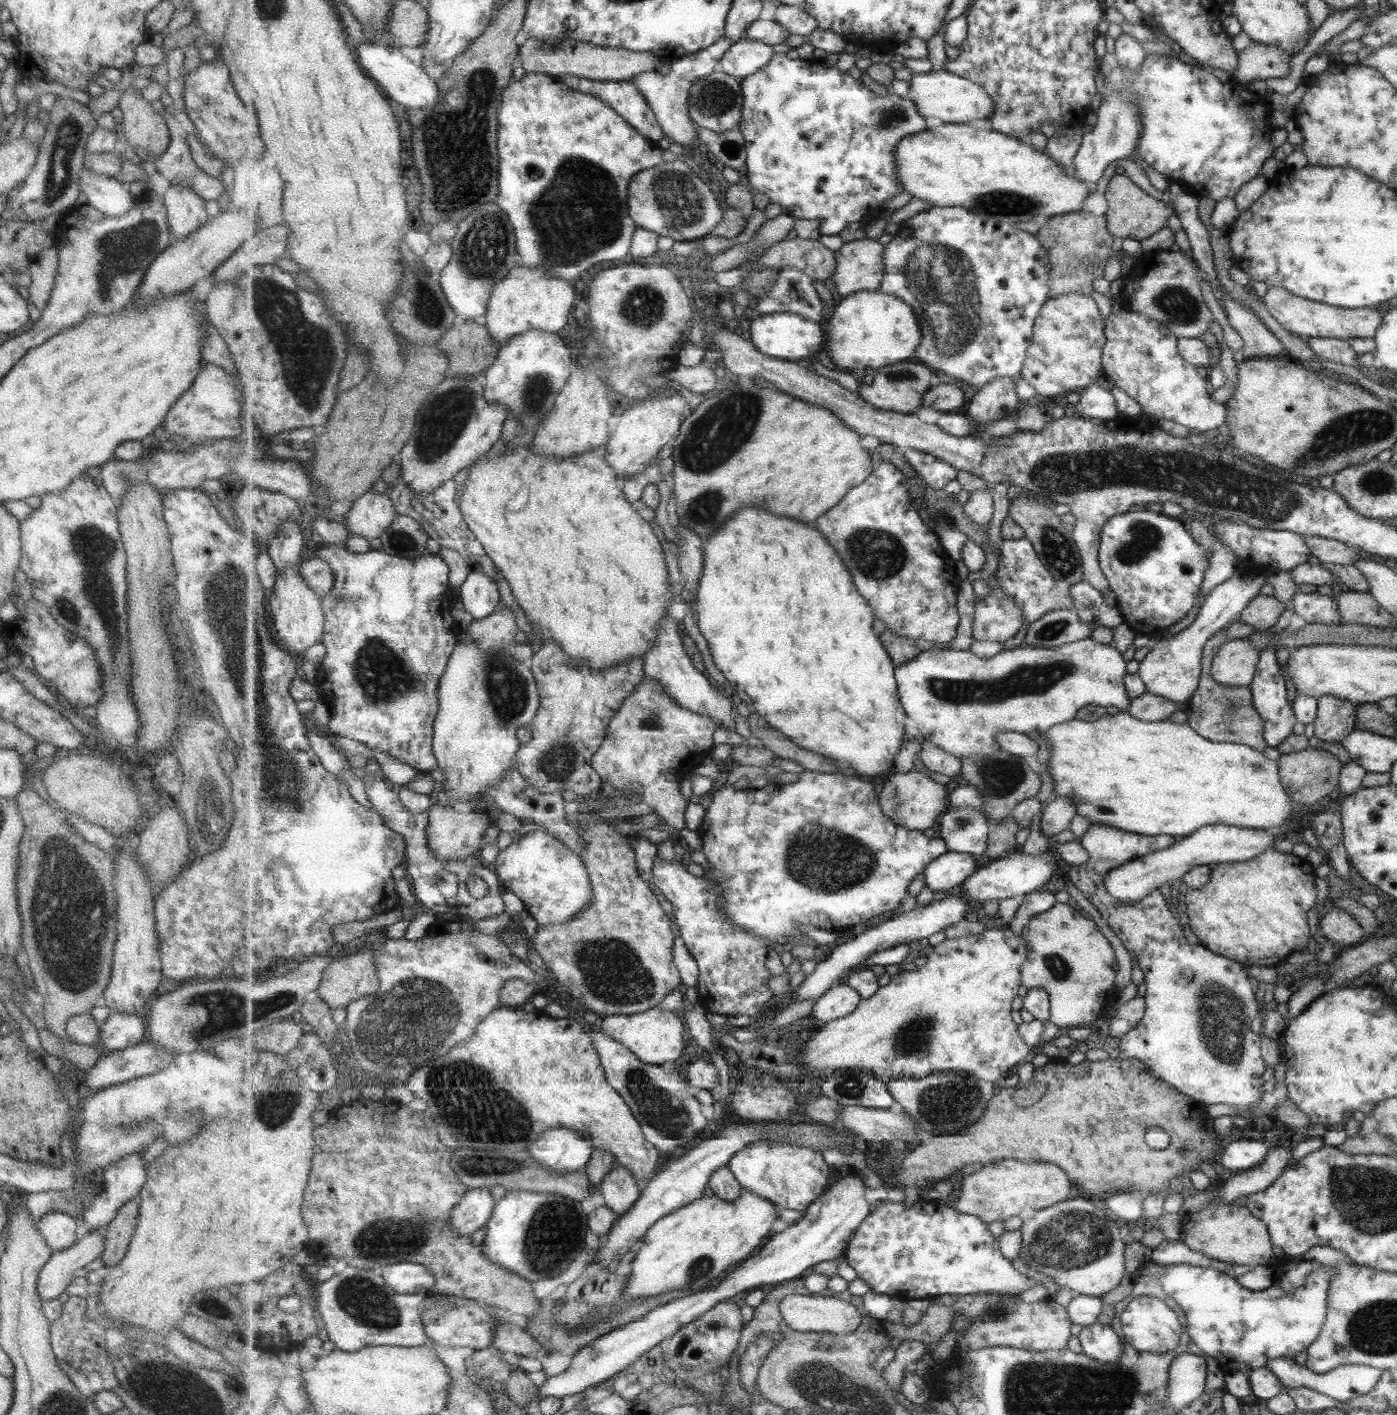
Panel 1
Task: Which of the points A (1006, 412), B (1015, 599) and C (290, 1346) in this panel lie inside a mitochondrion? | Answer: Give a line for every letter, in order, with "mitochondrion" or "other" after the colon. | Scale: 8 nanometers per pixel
A: other
B: other
C: other

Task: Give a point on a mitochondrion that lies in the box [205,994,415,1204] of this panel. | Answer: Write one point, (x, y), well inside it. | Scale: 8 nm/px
(280, 1104)

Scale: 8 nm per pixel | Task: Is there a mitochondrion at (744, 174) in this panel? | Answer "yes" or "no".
no

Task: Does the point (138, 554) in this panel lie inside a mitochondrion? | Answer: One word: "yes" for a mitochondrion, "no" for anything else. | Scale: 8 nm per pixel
no

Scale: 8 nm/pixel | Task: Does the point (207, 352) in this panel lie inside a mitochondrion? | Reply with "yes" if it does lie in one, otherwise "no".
no

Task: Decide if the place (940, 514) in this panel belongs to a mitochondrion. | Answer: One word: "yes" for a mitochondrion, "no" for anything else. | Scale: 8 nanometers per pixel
yes

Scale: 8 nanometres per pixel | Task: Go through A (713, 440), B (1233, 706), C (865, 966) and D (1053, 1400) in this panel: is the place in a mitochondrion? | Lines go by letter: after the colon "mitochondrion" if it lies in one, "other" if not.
A: mitochondrion
B: mitochondrion
C: other
D: mitochondrion

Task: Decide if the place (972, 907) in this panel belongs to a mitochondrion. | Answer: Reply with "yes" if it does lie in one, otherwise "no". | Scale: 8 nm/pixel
no

